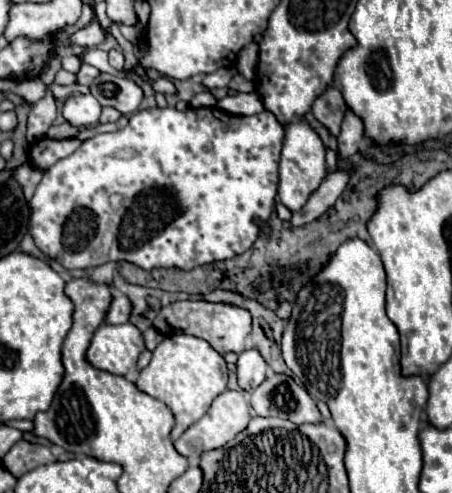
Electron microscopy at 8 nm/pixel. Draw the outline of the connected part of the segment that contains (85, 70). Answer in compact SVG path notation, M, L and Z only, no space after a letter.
M83 65L77 73L77 79L79 79L81 85L91 85L93 79L97 79L97 75L99 75L99 69L95 69L91 65Z

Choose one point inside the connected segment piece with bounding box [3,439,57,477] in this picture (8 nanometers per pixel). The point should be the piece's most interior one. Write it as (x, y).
(23, 456)

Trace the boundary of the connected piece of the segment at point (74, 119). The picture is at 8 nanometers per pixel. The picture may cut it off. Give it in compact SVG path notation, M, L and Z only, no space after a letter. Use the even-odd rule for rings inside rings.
M77 93L69 97L63 107L63 117L75 127L99 123L99 115L101 115L101 105L93 95Z

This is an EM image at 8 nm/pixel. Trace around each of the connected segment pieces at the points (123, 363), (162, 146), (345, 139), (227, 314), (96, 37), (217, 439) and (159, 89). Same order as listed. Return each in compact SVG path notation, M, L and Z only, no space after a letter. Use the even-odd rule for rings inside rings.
M103 323L87 349L87 359L97 369L125 375L135 367L141 351L145 349L143 333L133 323L109 325Z
M173 107L165 109L143 109L131 115L129 125L121 131L115 133L101 133L95 135L83 145L71 153L69 157L57 161L53 167L43 171L43 179L37 185L31 201L29 201L29 235L33 237L35 245L41 249L45 259L55 259L59 265L65 269L89 269L103 265L107 261L129 261L139 265L145 271L157 269L157 267L177 267L177 269L193 269L197 265L207 265L213 261L221 259L231 259L235 255L245 253L257 239L261 223L265 223L275 207L275 195L277 195L277 167L279 167L279 155L281 155L281 145L283 145L283 125L277 121L277 117L271 111L263 111L251 117L243 115L229 115L221 113L217 107L188 107L187 111L177 111ZM117 193L125 199L127 205L113 209L109 203L109 197Z
M347 109L341 123L341 133L339 133L339 155L347 159L353 153L357 153L359 141L363 137L365 137L365 129L363 129L361 117L357 117L351 109Z
M175 301L165 305L157 317L153 319L153 327L165 335L171 337L175 333L195 335L205 339L217 353L241 353L245 349L245 339L251 333L251 315L247 309L227 303L209 303L209 301Z
M94 20L87 29L77 29L75 33L69 35L69 41L75 45L85 45L85 47L97 47L106 37L106 32L98 22Z
M223 391L209 407L209 411L195 423L191 425L177 441L175 441L175 449L187 457L191 463L197 463L199 455L203 451L211 451L211 449L217 449L217 447L223 447L227 445L237 433L245 431L247 423L251 419L251 407L249 407L249 401L245 399L243 393L239 391Z
M157 77L157 79L153 79L151 81L151 87L153 87L153 91L155 93L175 93L175 87L173 87L173 83L167 79L167 77Z

